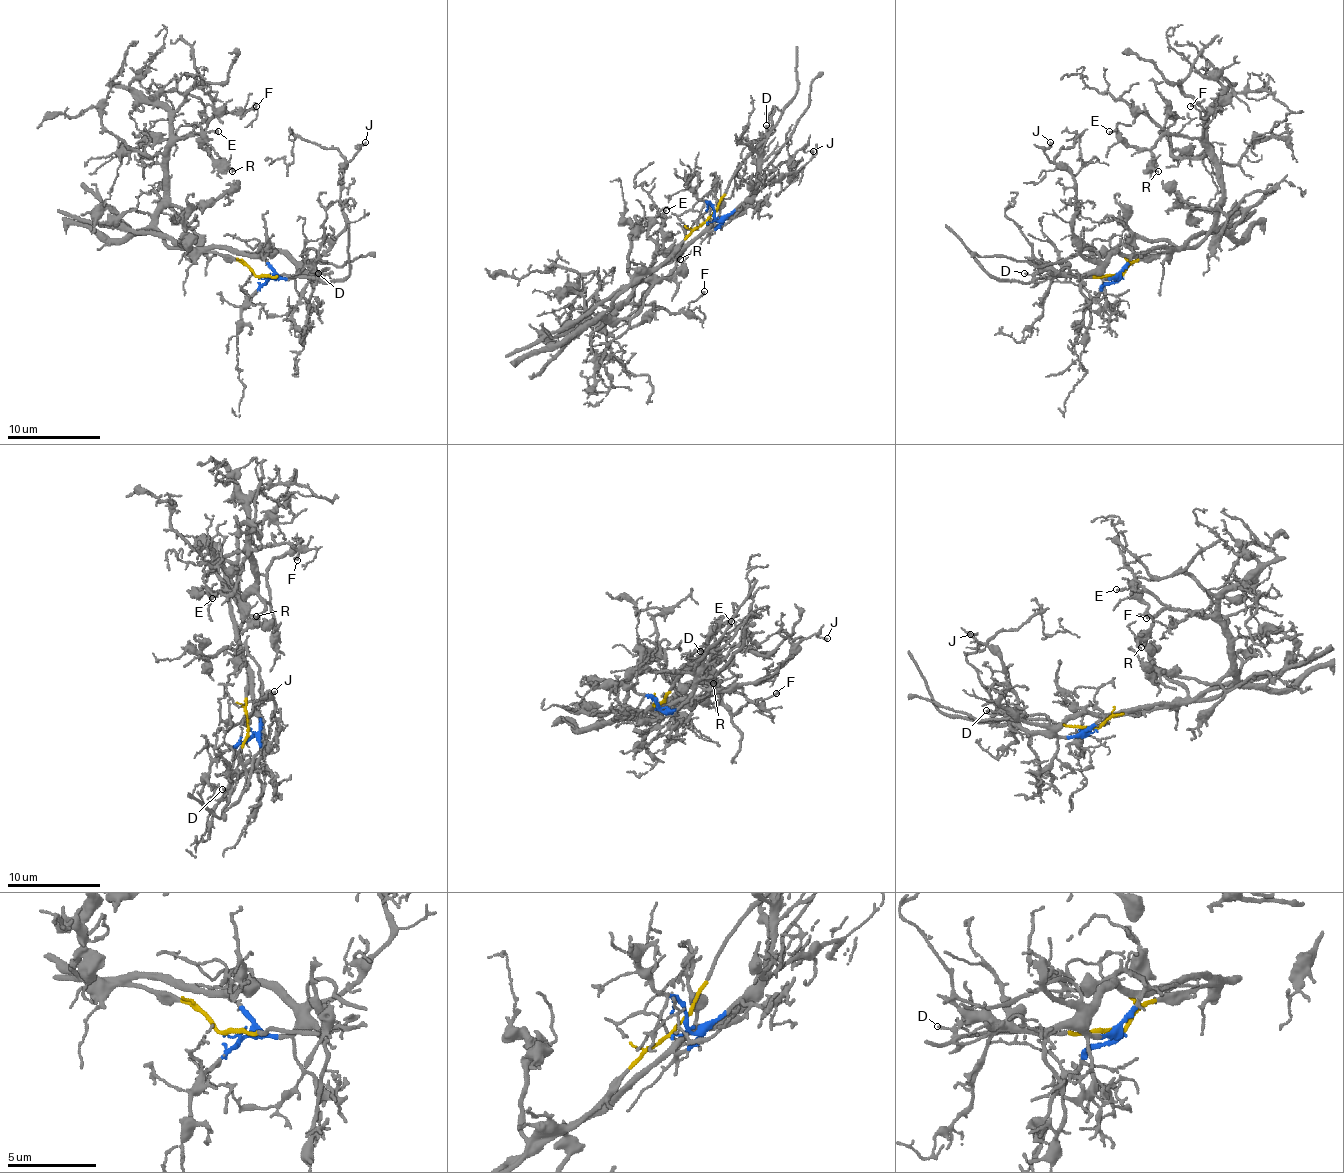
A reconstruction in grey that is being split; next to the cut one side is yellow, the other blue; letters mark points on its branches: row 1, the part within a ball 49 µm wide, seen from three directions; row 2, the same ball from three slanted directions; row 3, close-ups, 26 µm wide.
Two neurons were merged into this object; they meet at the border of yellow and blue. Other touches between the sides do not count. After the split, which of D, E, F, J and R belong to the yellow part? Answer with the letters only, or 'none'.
E, F, R

